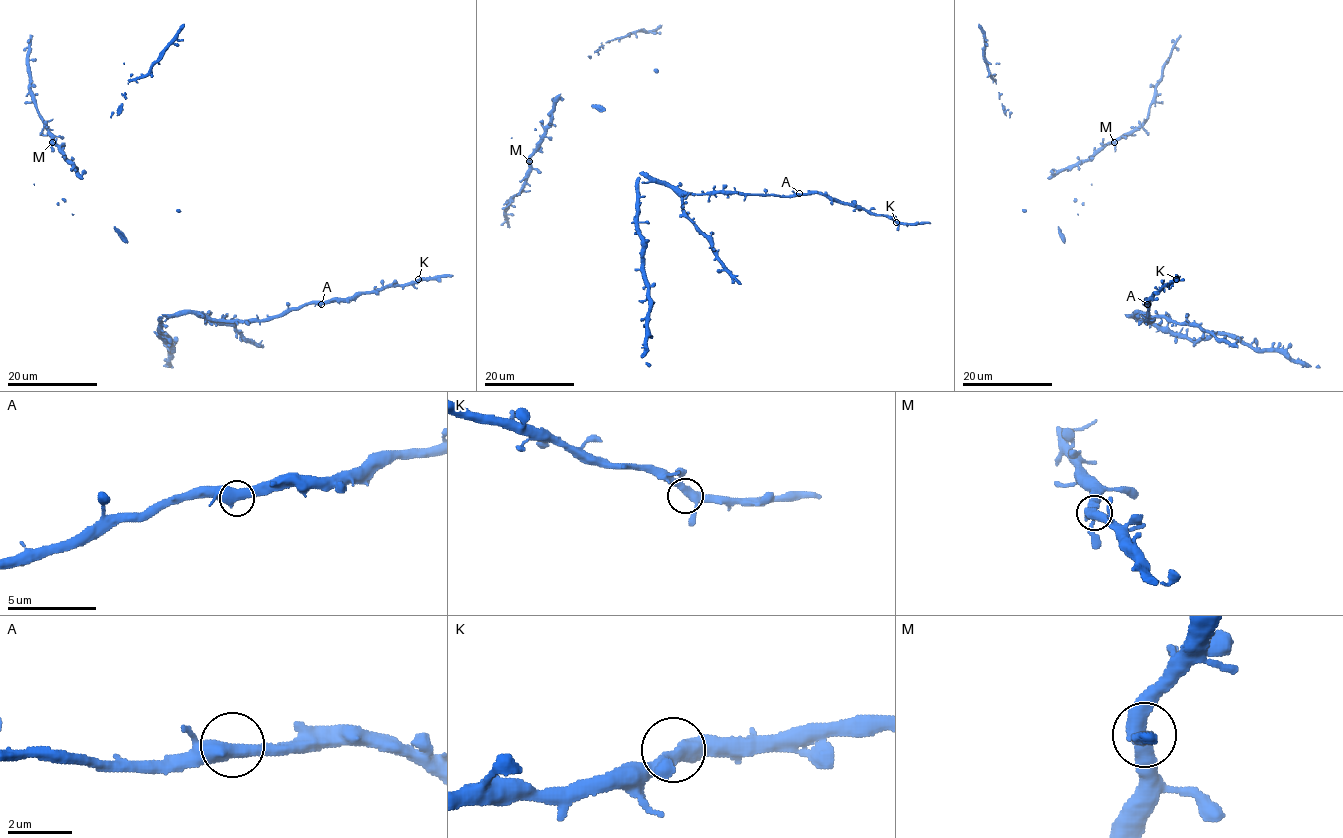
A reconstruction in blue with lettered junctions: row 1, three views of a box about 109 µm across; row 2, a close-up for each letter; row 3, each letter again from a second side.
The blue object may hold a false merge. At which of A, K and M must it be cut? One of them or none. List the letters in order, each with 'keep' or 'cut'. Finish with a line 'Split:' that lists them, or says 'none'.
A: keep
K: keep
M: keep
Split: none

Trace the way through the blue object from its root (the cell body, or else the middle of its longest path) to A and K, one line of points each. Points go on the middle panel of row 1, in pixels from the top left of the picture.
A: (639, 173), (690, 193), (799, 193)
K: (639, 173), (690, 193), (826, 193), (878, 215), (887, 215), (896, 222)

